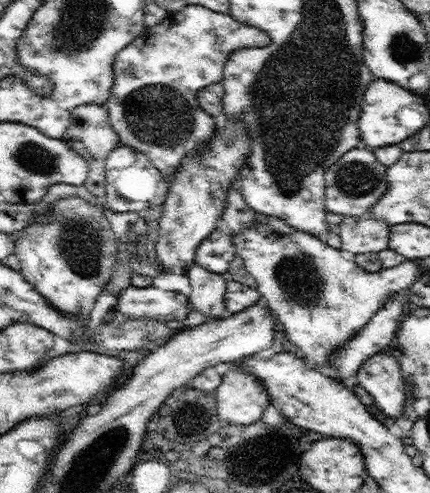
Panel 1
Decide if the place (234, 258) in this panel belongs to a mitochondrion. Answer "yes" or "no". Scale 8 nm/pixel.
no

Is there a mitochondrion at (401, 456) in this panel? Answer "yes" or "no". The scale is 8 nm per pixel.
no

